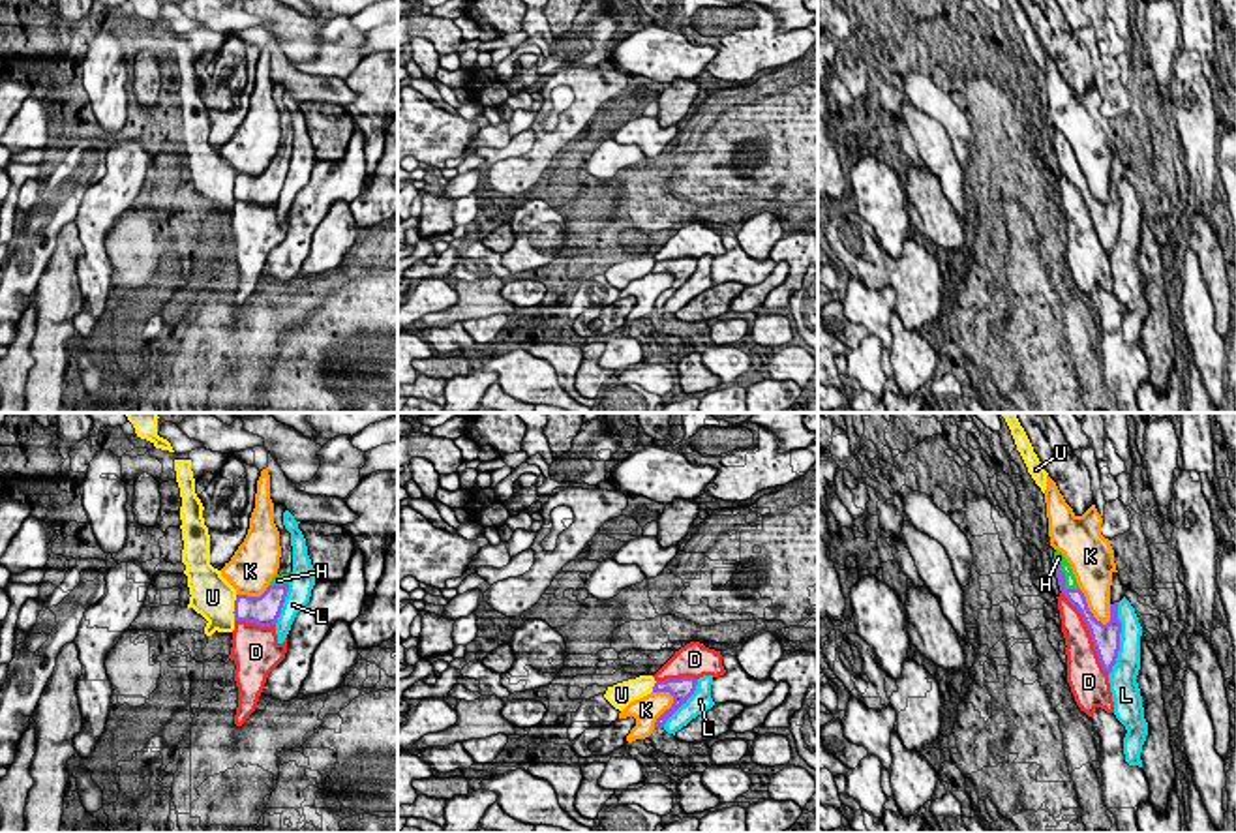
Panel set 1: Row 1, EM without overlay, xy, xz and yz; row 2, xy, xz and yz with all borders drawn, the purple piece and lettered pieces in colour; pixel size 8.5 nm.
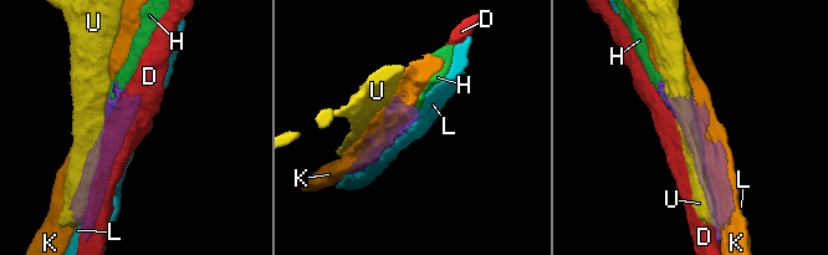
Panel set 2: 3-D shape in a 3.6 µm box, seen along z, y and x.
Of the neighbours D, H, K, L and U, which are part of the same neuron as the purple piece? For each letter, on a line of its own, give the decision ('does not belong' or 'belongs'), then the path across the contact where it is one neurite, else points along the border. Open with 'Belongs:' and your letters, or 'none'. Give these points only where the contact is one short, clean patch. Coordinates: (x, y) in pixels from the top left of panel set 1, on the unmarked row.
Belongs: H
D: does not belong
H: belongs
K: does not belong
L: does not belong
U: does not belong

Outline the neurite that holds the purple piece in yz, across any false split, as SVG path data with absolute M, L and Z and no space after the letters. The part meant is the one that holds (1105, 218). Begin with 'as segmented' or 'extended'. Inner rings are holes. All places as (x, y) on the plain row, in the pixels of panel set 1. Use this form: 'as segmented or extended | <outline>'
extended | M1058 129L1054 131L1052 144L1056 150L1060 171L1080 191L1080 195L1090 210L1099 242L1101 242L1103 250L1107 253L1110 253L1112 246L1116 244L1118 231L1120 231L1122 203L1118 199L1118 182L1110 184L1110 201L1107 204L1103 204L1090 191L1086 176L1080 171L1077 158L1073 154L1073 148L1062 131L1058 131Z

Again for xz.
as segmented | M681 257L681 259L666 259L656 261L653 272L670 272L673 276L673 283L666 289L655 302L655 308L664 308L666 300L694 274L698 259Z

